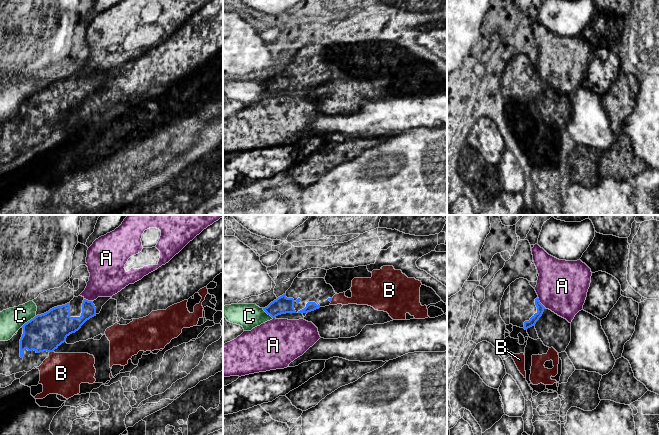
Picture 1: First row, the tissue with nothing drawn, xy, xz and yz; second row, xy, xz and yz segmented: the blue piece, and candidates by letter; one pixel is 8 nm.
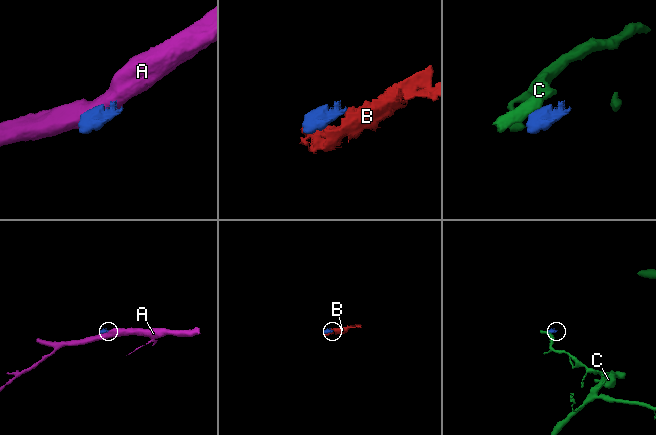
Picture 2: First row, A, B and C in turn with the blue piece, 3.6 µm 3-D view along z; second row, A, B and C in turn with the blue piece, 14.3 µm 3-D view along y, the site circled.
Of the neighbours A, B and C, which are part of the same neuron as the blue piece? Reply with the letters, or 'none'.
none

